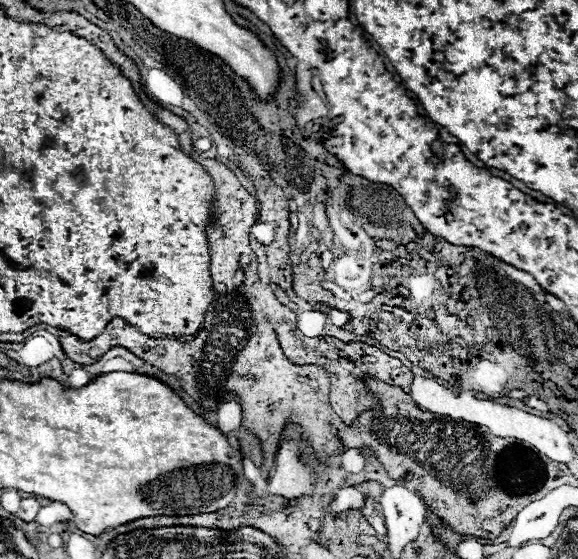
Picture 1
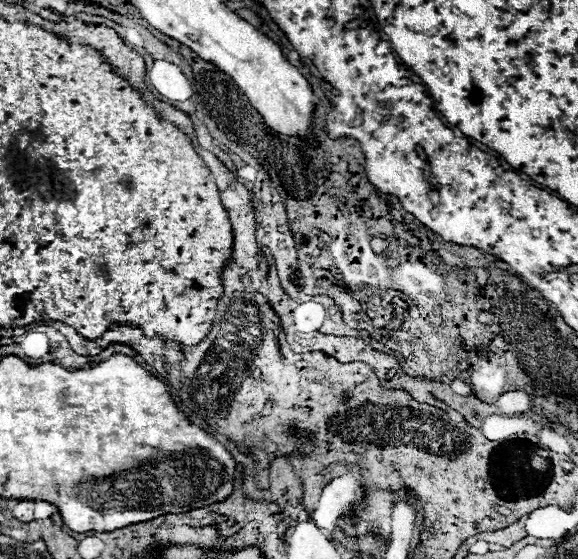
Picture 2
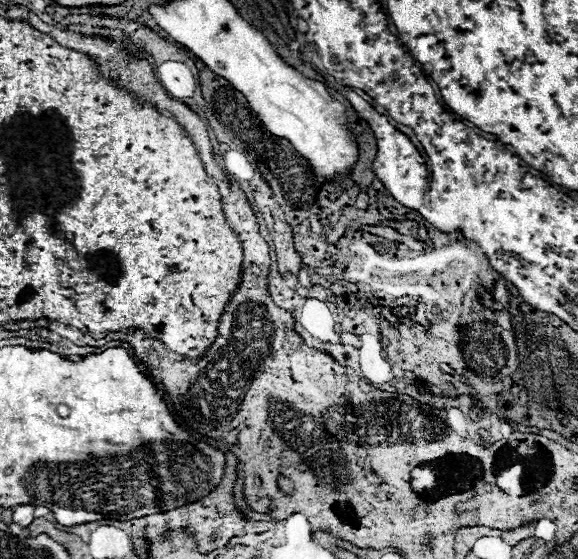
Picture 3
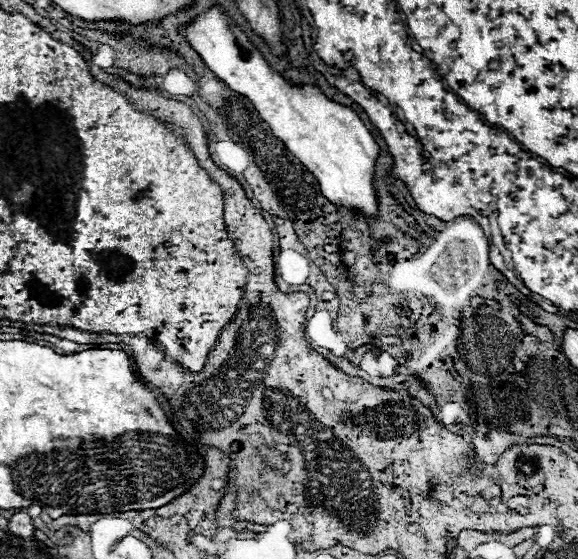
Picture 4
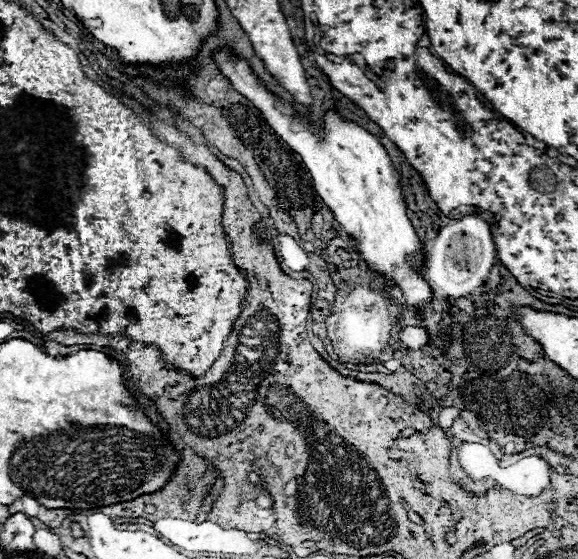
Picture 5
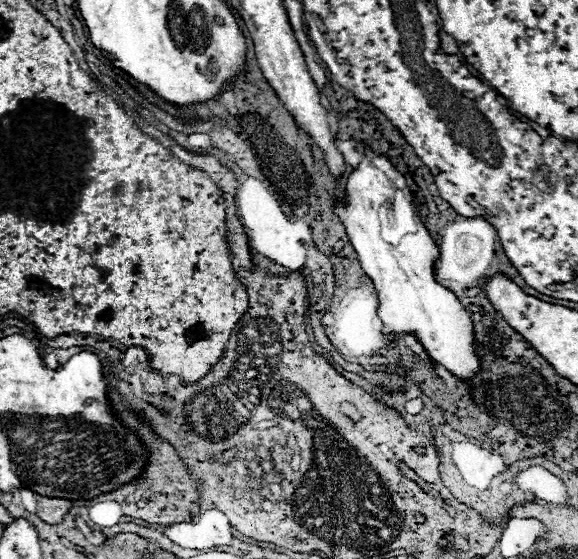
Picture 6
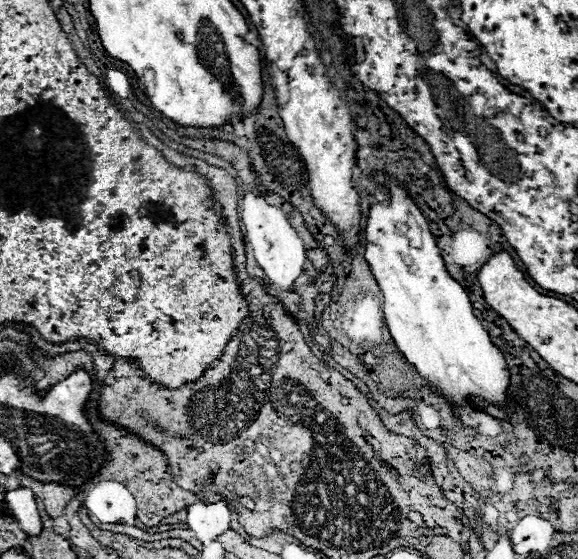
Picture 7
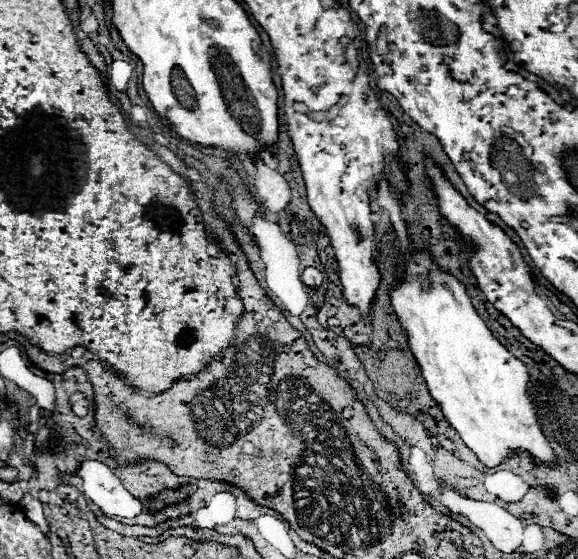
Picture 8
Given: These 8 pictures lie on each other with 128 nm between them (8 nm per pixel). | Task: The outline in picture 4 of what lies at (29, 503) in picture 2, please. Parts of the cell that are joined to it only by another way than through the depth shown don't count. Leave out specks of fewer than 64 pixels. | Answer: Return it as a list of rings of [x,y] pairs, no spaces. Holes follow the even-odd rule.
[[[20,510],[16,512],[12,518],[10,518],[10,524],[8,524],[8,530],[16,536],[22,536],[22,538],[32,538],[34,534],[34,526],[32,526],[32,518],[28,512]]]

